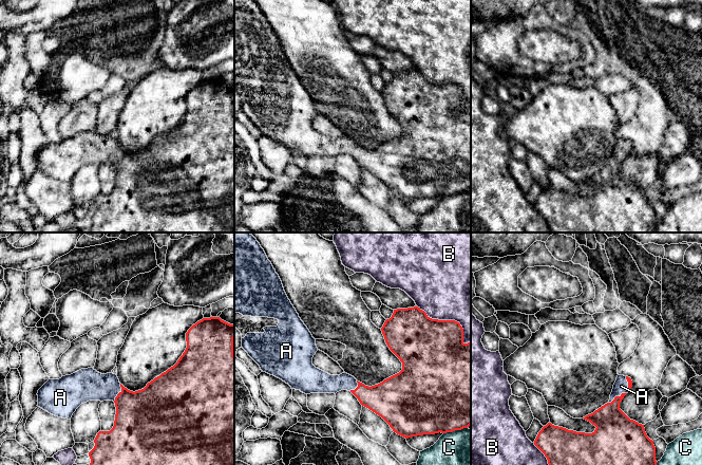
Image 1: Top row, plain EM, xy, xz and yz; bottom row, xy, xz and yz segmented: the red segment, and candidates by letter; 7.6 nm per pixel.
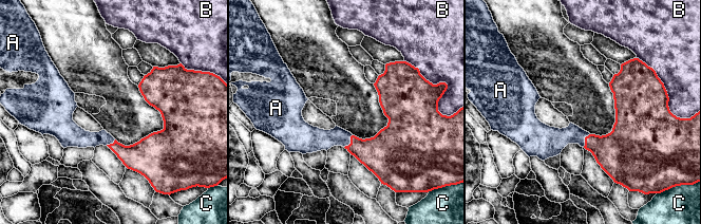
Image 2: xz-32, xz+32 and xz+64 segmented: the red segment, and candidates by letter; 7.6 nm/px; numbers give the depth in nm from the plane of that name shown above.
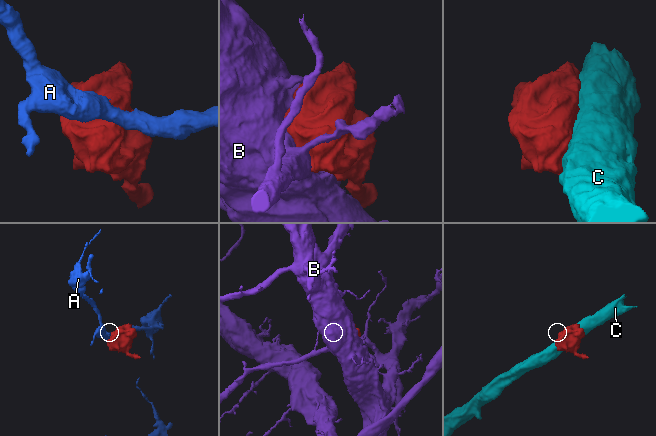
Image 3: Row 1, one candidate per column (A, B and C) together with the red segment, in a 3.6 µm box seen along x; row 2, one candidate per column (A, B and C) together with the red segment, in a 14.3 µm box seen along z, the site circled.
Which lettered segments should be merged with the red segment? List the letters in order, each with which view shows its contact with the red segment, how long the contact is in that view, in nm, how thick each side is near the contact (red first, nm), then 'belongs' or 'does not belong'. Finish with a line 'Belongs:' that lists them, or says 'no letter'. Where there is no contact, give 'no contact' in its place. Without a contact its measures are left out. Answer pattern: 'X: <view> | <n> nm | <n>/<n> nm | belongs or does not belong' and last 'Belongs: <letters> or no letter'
A: yz | 170 nm | 280/110 nm | belongs
B: xz | 500 nm | 440/500 nm | does not belong
C: xz | 190 nm | 500/480 nm | does not belong
Belongs: A

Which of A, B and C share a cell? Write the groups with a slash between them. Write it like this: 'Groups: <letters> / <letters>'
Groups: A / B / C

